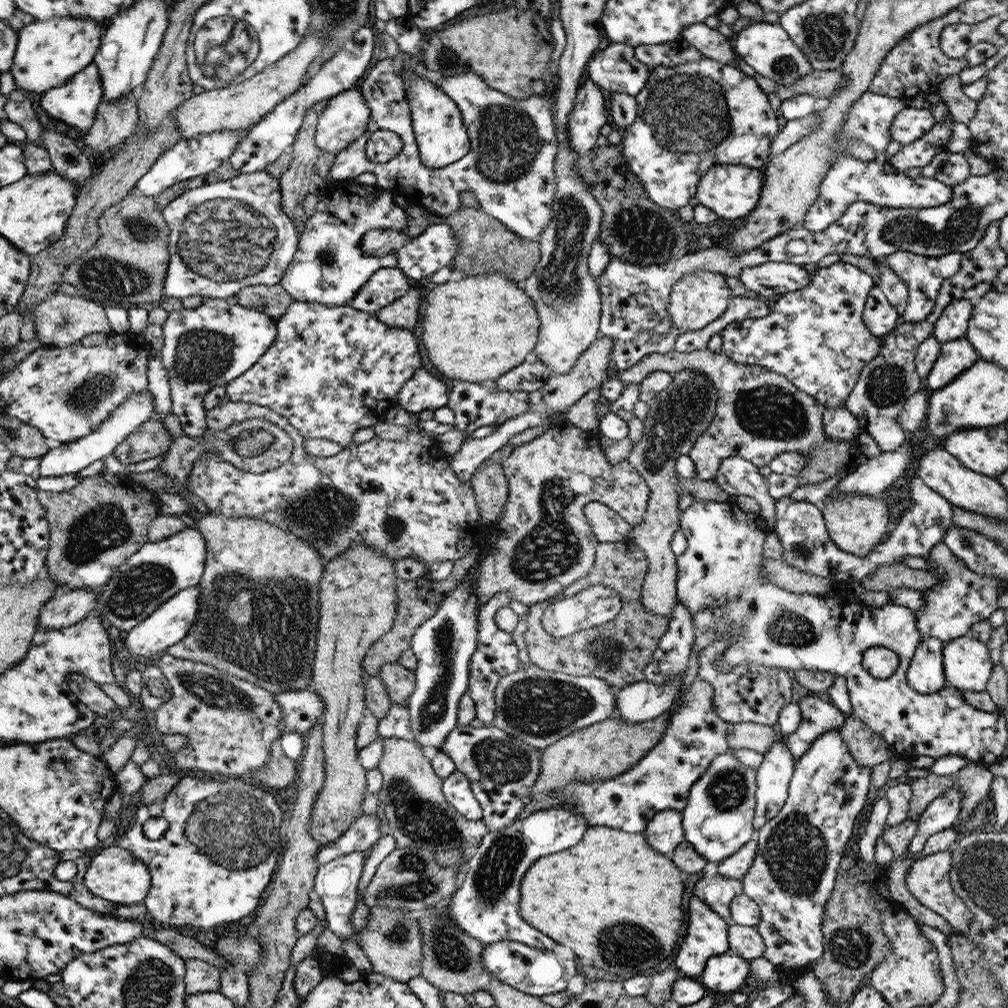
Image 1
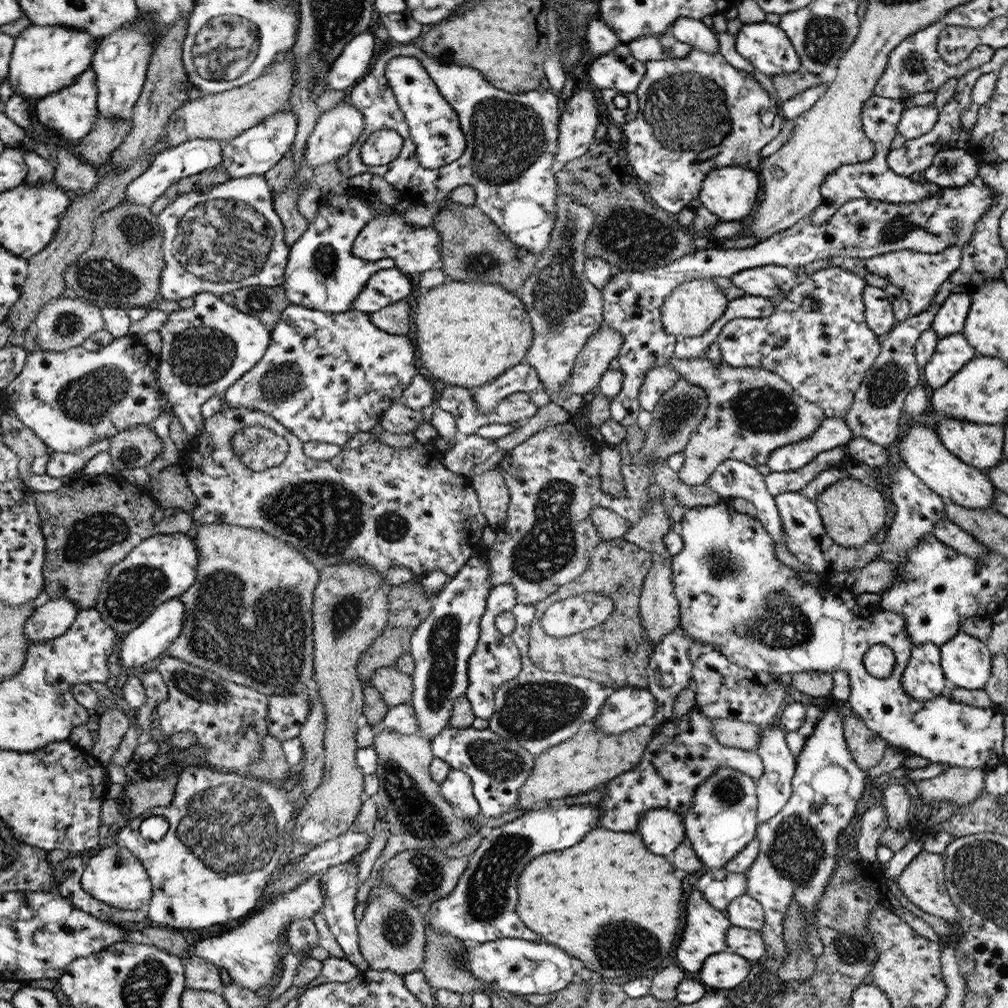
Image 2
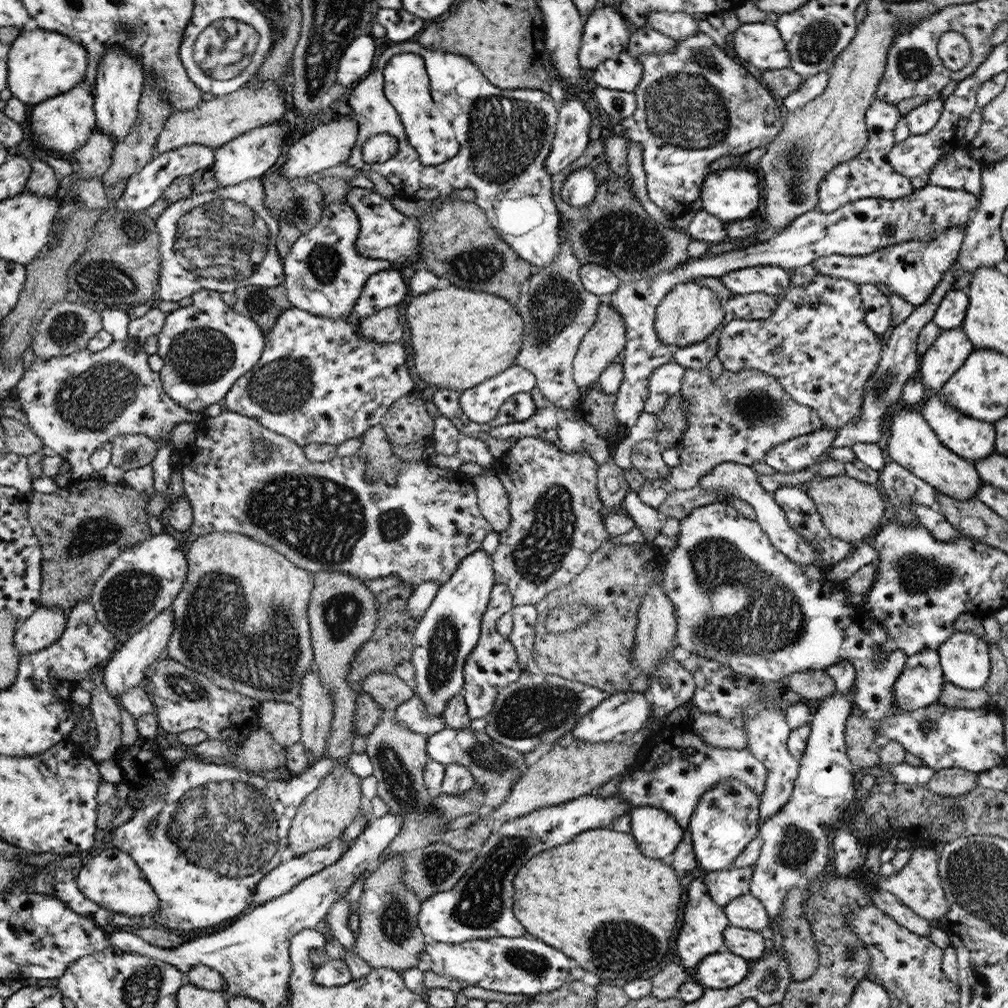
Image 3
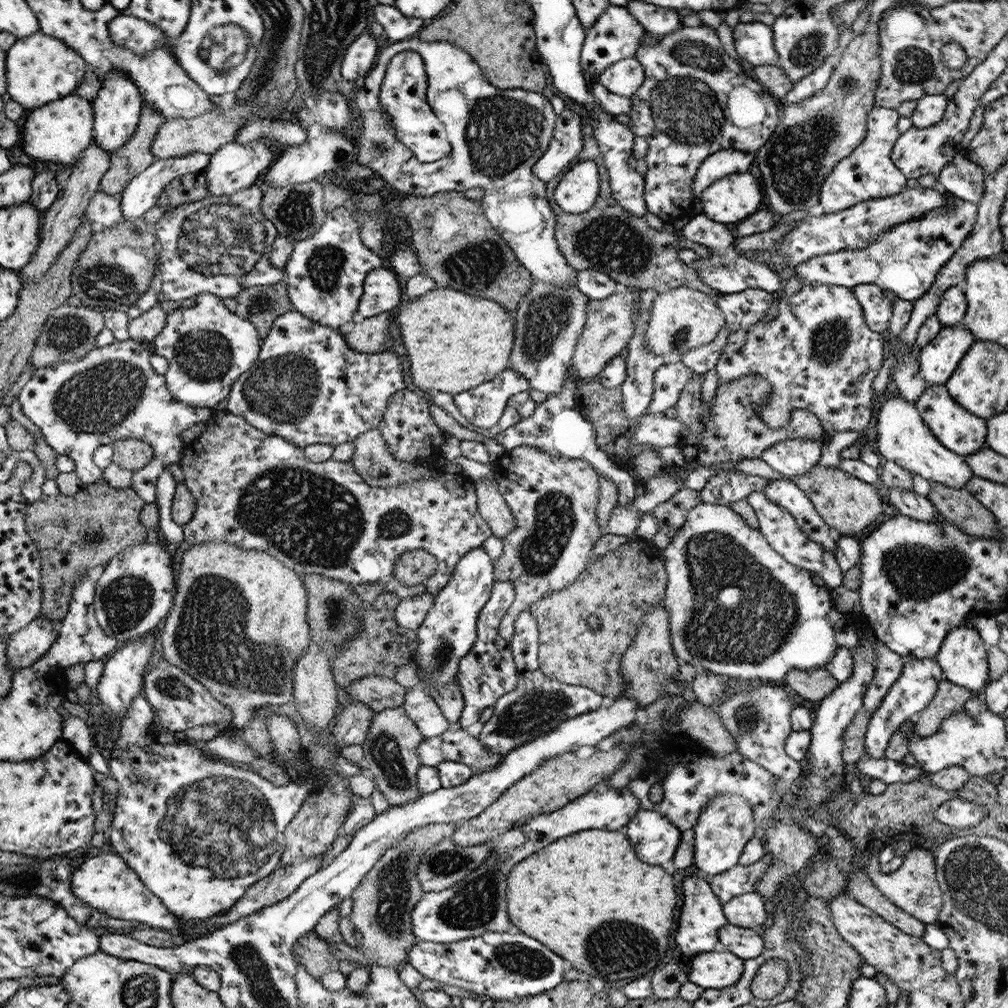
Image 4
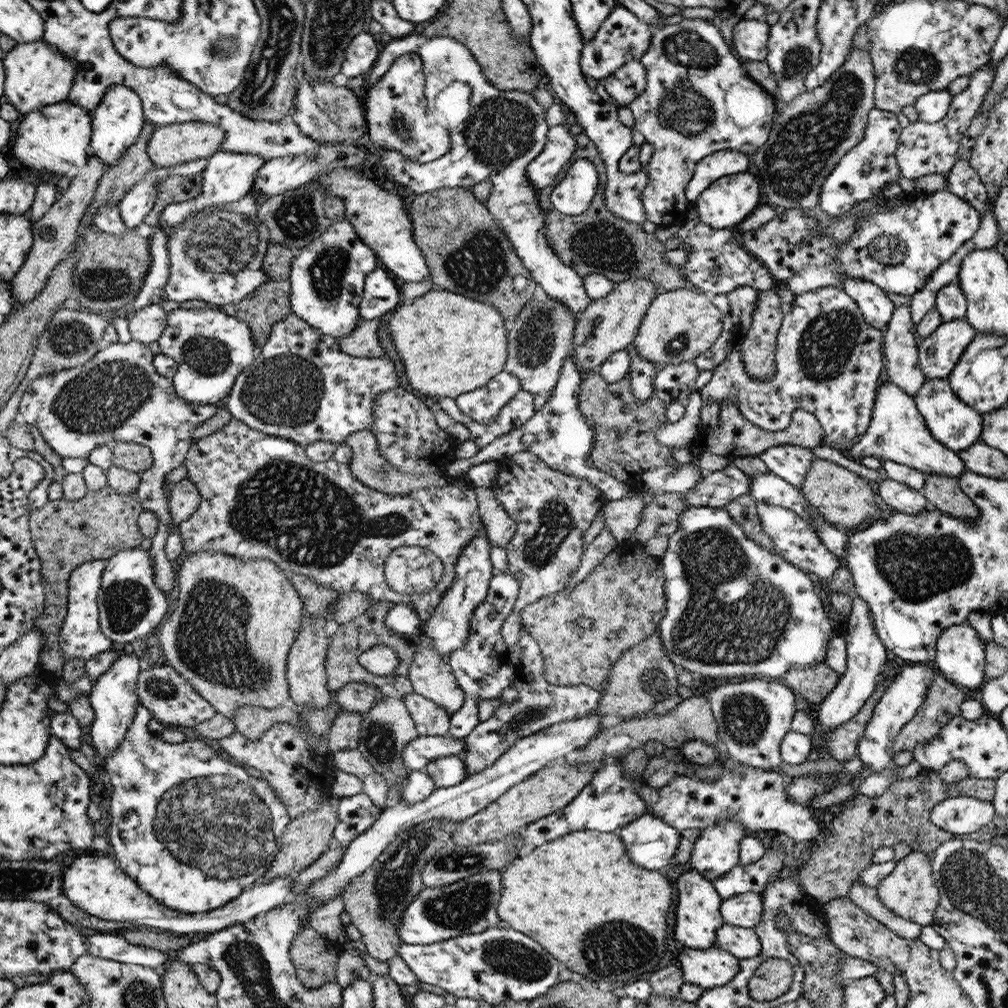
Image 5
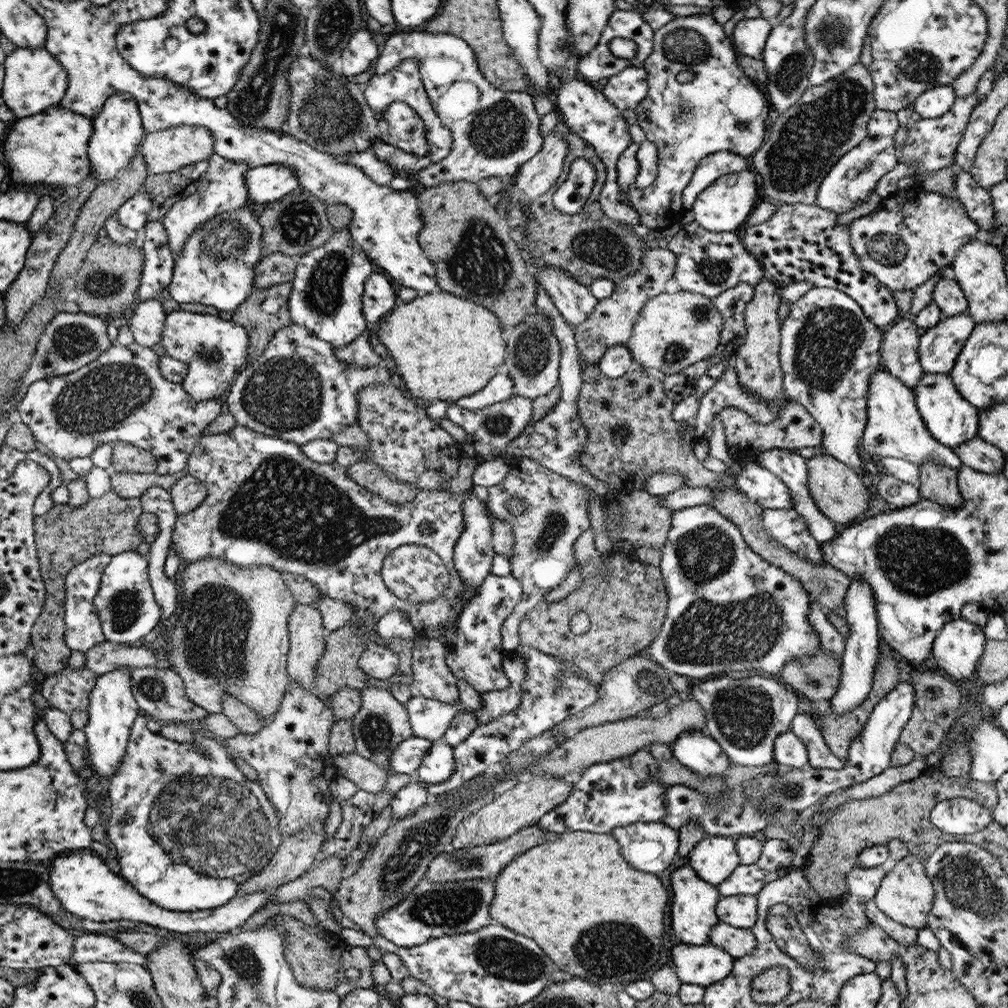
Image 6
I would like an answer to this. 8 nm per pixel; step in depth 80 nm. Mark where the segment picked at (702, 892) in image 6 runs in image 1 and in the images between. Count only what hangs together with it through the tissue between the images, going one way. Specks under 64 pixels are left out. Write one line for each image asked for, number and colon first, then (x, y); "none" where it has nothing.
1: (706, 936)
2: (706, 927)
3: (702, 933)
4: (701, 916)
5: (698, 916)

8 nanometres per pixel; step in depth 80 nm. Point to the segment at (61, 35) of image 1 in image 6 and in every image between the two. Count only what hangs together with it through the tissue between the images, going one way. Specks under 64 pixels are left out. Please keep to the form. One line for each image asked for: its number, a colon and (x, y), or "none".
2: (45, 60)
3: (42, 64)
4: (40, 69)
5: (37, 75)
6: (35, 80)

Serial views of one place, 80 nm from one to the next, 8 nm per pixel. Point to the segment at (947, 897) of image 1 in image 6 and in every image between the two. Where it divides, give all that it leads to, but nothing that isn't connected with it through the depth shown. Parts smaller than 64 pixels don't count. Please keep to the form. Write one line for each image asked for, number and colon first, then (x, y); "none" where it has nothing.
2: (922, 882)
3: (918, 886)
4: (913, 886)
5: (909, 891)
6: (905, 894)

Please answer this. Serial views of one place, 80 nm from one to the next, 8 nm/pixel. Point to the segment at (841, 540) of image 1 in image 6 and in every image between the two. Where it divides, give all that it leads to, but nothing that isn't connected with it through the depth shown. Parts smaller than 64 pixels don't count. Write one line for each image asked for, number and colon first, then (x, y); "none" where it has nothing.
2: (852, 513)
3: (849, 509)
4: (849, 506)
5: (844, 499)
6: (842, 496)

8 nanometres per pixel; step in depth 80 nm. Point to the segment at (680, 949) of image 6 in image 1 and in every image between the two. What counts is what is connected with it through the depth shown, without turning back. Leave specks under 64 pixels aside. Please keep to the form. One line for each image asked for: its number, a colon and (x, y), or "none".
1: (726, 973)
2: (723, 970)
3: (719, 970)
4: (714, 970)
5: (714, 967)

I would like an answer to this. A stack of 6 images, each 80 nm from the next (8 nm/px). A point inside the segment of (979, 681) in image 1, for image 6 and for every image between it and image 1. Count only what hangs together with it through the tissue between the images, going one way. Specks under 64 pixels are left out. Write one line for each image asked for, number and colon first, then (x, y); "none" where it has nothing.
2: (966, 661)
3: (964, 658)
4: (962, 657)
5: (960, 651)
6: (958, 645)

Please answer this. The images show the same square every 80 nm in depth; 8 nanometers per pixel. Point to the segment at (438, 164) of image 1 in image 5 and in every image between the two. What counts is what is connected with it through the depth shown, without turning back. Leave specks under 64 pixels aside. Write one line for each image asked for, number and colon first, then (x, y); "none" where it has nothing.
2: (436, 130)
3: (407, 87)
4: (403, 93)
5: (398, 101)

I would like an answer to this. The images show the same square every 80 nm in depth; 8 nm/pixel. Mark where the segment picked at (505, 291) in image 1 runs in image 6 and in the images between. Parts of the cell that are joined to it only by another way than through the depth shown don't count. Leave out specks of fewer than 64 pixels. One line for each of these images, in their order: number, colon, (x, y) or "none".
2: (468, 333)
3: (460, 338)
4: (454, 341)
5: (450, 344)
6: (445, 347)

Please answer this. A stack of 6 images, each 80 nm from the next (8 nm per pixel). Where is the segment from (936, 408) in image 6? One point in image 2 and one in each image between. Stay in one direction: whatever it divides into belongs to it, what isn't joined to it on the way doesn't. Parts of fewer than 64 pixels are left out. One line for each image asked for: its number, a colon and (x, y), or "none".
2: (979, 445)
3: (972, 439)
4: (964, 433)
5: (955, 424)

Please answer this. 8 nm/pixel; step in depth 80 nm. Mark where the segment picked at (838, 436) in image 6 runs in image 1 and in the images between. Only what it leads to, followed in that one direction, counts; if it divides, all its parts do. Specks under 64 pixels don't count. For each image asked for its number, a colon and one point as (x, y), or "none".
1: (816, 337)
2: (817, 339)
3: (817, 345)
4: (819, 354)
5: (829, 361)

